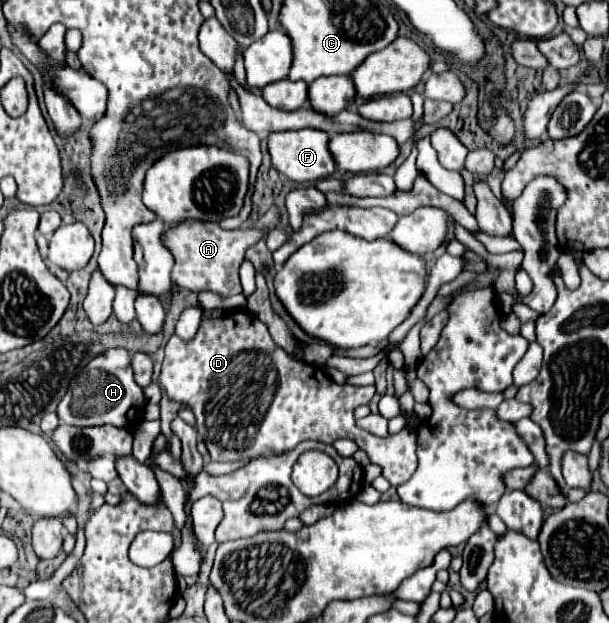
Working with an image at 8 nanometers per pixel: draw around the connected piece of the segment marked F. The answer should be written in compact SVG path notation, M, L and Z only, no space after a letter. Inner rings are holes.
M294 130L294 132L272 132L268 136L268 150L272 156L272 164L278 172L286 174L294 182L310 182L328 178L336 172L336 162L328 150L330 136L322 130Z

